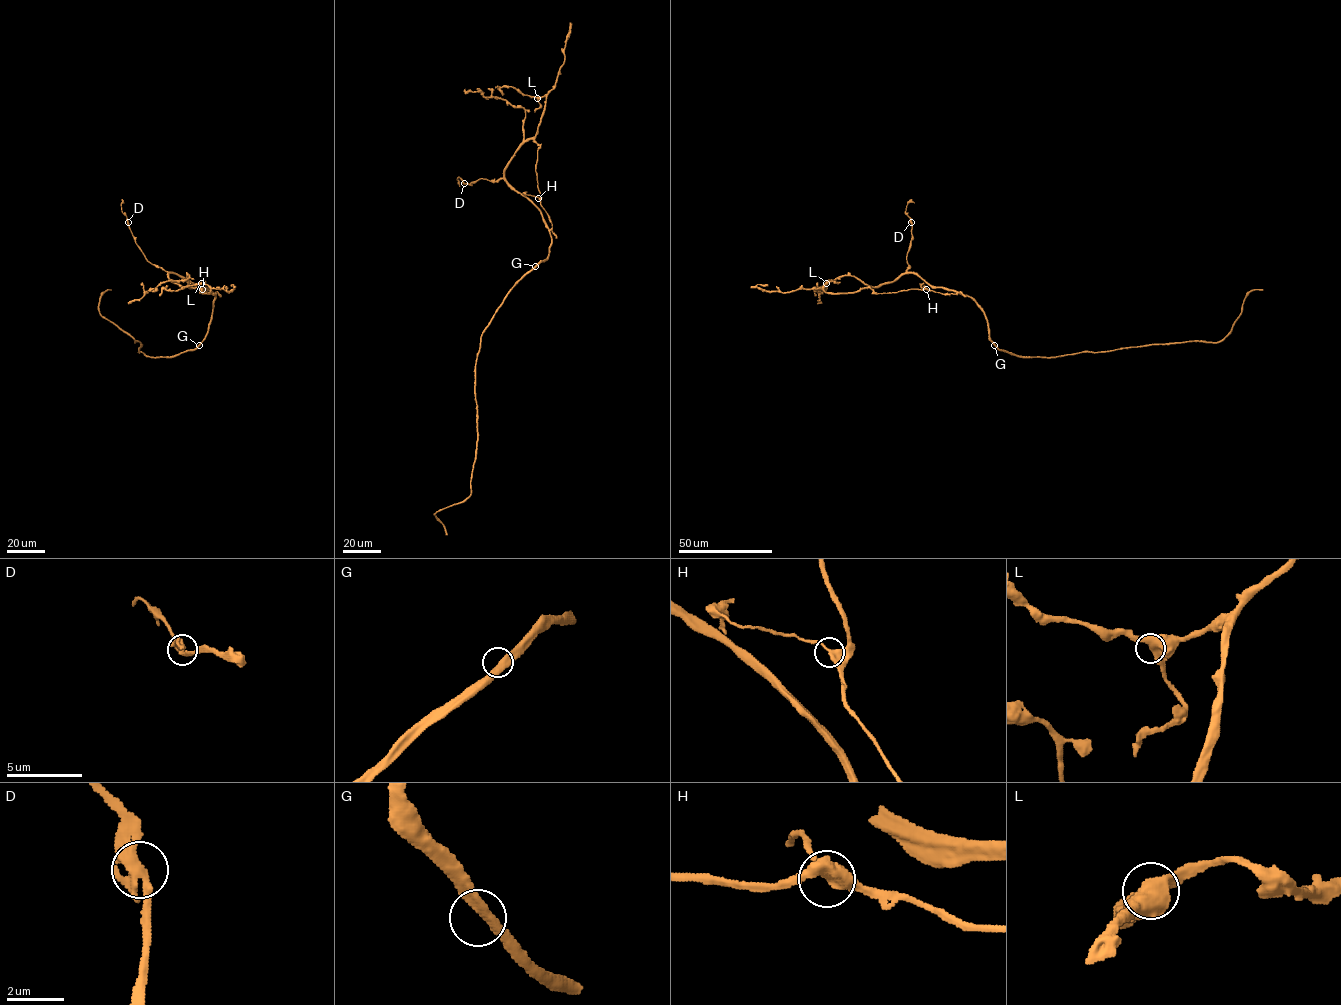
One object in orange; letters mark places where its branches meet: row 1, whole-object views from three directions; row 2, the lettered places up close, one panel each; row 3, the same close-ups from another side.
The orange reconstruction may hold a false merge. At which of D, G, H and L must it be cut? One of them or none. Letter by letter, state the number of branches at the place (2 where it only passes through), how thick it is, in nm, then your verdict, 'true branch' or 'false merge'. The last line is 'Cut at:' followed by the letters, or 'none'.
D: 2 | 440 nm | true branch
G: 2 | 400 nm | true branch
H: 2 | 400 nm | true branch
L: 2 | 500 nm | true branch
Cut at: none

